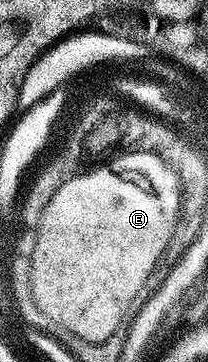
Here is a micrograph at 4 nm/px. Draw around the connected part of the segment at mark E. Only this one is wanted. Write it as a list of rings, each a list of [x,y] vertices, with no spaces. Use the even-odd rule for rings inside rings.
[[[125,151],[113,158],[115,159],[110,165],[101,165],[98,169],[90,168],[88,171],[82,171],[55,191],[54,197],[47,203],[44,212],[45,223],[37,229],[39,231],[37,261],[33,261],[31,270],[33,289],[37,289],[37,301],[41,301],[41,305],[45,305],[45,313],[48,313],[48,318],[52,318],[59,327],[67,327],[67,331],[75,331],[75,335],[79,335],[79,339],[88,341],[105,341],[112,333],[118,332],[122,328],[120,326],[121,316],[124,315],[125,308],[133,300],[138,300],[143,283],[147,279],[147,275],[151,275],[151,267],[155,267],[155,263],[163,255],[163,251],[171,239],[171,231],[175,231],[175,223],[181,213],[181,184],[173,168],[167,163],[163,163],[163,159],[159,159],[159,155],[144,151]]]

